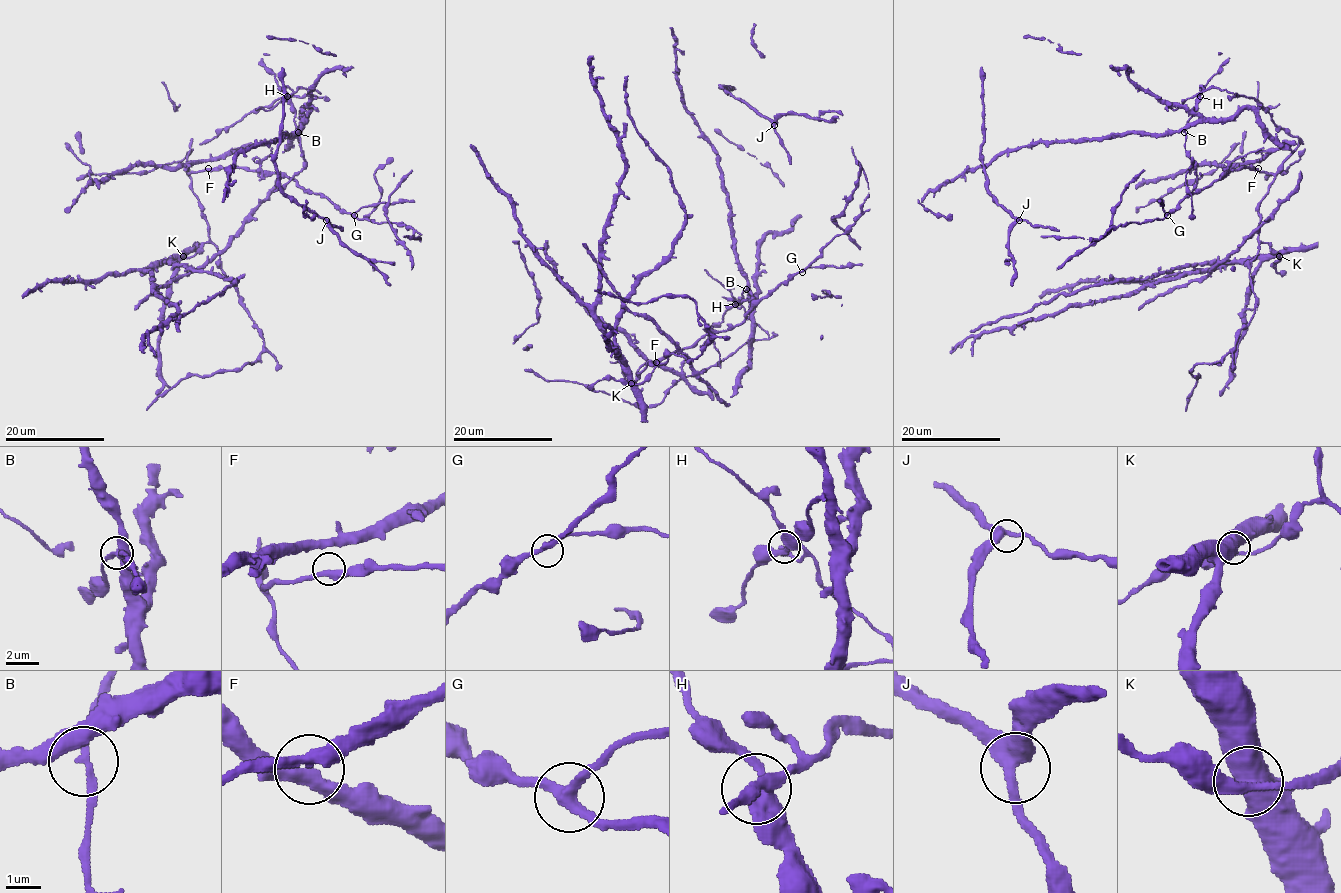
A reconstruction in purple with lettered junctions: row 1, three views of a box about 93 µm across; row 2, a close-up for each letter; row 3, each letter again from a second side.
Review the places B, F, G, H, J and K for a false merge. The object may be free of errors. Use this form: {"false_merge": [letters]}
{"false_merge": []}

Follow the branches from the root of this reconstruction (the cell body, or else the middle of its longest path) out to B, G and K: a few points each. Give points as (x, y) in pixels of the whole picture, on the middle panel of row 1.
B: (691, 376), (717, 366), (750, 341), (768, 339), (737, 303), (746, 289)
G: (691, 376), (678, 380), (659, 403), (641, 408), (636, 402), (636, 372), (644, 364), (732, 329), (802, 272)
K: (691, 376), (678, 380), (659, 403), (641, 408), (635, 382), (649, 362), (657, 362), (641, 383), (631, 383)

